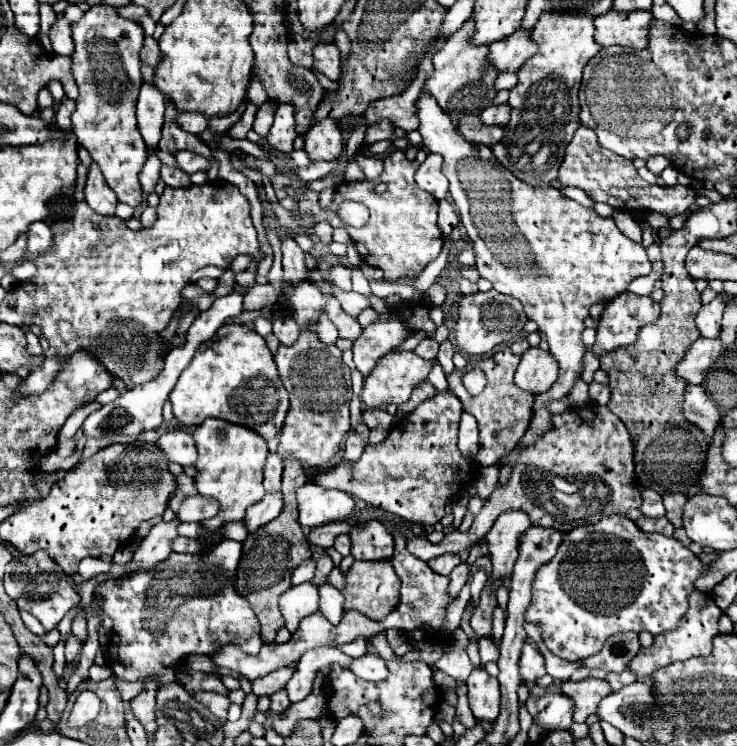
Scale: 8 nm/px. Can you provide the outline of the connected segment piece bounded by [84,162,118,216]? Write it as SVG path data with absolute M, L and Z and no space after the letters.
M92 162L88 168L88 180L86 180L84 194L86 194L86 204L92 210L96 210L98 214L104 214L104 216L114 214L118 198L110 190L110 186L106 186L106 180L102 178L102 170L96 162Z

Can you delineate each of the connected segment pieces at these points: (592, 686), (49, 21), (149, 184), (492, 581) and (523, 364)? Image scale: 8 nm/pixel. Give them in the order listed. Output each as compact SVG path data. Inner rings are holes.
M586 678L580 682L566 680L562 692L574 700L574 722L584 722L590 714L598 710L598 702L612 692L606 680Z
M40 4L40 34L48 34L50 26L54 24L54 20L56 20L56 14L54 14L52 6Z
M148 156L146 170L140 172L140 184L142 184L142 190L146 194L154 192L154 186L156 186L156 182L160 178L160 166L162 166L162 162L156 156Z
M510 510L498 516L494 526L486 534L488 550L492 558L492 576L488 578L488 586L498 588L500 578L512 572L514 562L518 560L520 536L528 528L532 528L532 522L522 510Z
M528 348L518 364L514 382L532 394L548 390L558 376L558 362L556 358L542 348Z

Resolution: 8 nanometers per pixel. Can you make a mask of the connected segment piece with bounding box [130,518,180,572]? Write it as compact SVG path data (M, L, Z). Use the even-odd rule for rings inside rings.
M178 518L170 522L158 522L150 530L150 534L142 538L138 550L134 552L134 558L130 562L132 572L142 570L142 568L148 570L150 566L166 560L168 554L172 552L172 540L178 536L178 526L180 526Z

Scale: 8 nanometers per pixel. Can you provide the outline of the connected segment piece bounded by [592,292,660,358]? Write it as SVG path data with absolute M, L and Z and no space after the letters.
M622 292L618 298L610 300L606 308L602 310L598 328L596 328L596 342L592 346L592 352L596 358L620 348L620 346L630 346L636 342L636 334L642 326L646 324L656 324L660 318L660 304L654 302L650 296L638 296L632 292Z

